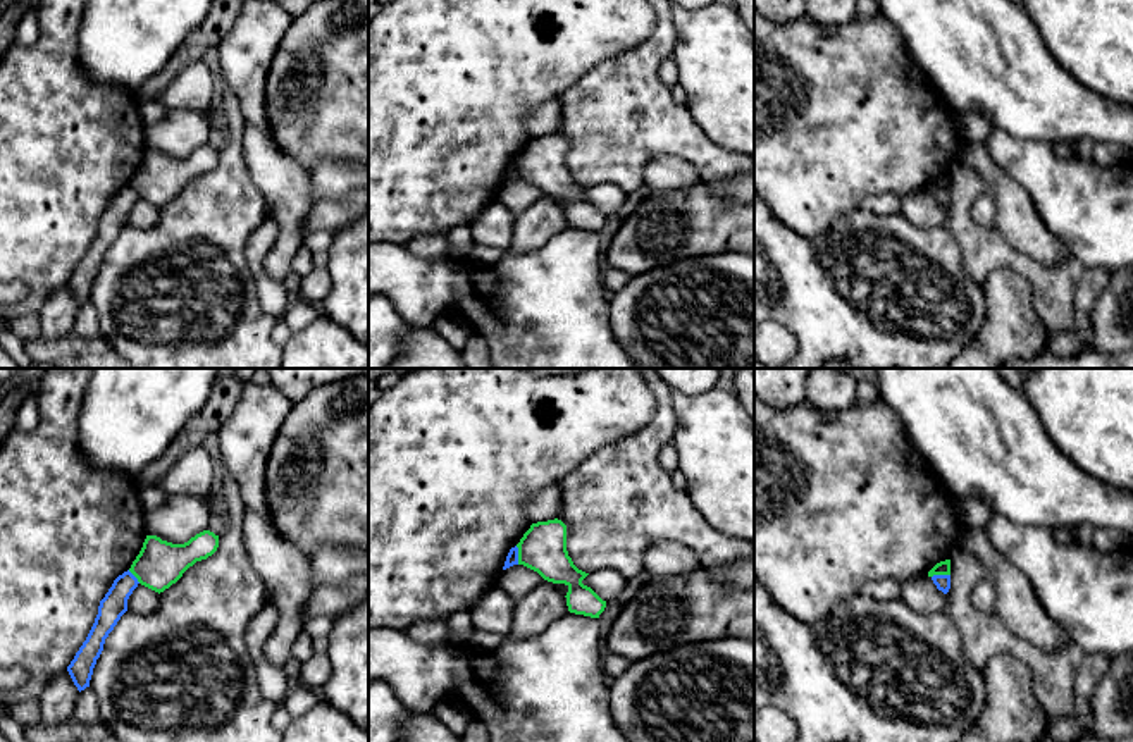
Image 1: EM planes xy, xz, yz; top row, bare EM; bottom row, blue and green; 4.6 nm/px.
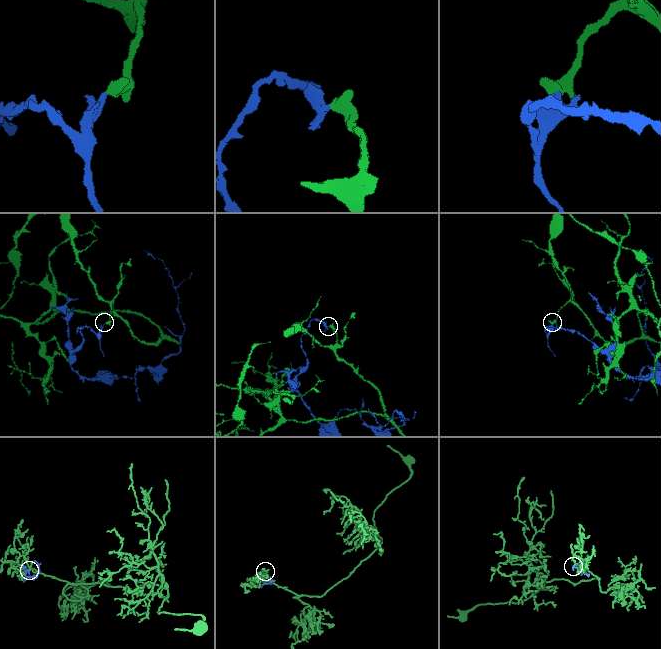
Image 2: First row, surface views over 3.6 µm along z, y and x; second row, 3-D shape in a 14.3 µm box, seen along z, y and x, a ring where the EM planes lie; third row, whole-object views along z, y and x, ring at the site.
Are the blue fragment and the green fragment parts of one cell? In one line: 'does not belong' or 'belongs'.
does not belong

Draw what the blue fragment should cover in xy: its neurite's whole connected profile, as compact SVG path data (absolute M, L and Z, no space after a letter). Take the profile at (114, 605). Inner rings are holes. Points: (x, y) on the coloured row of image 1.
M127 570L114 580L112 587L100 601L95 623L67 666L67 671L79 692L90 687L93 668L103 651L105 639L127 611L127 599L138 584L138 578Z

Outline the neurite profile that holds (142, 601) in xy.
M138 584L127 599L127 611L133 611L136 615L148 615L158 606L158 597L158 592Z

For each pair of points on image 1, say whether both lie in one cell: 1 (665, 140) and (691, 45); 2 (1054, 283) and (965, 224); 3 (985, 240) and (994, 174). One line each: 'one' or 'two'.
1: two
2: one
3: two

